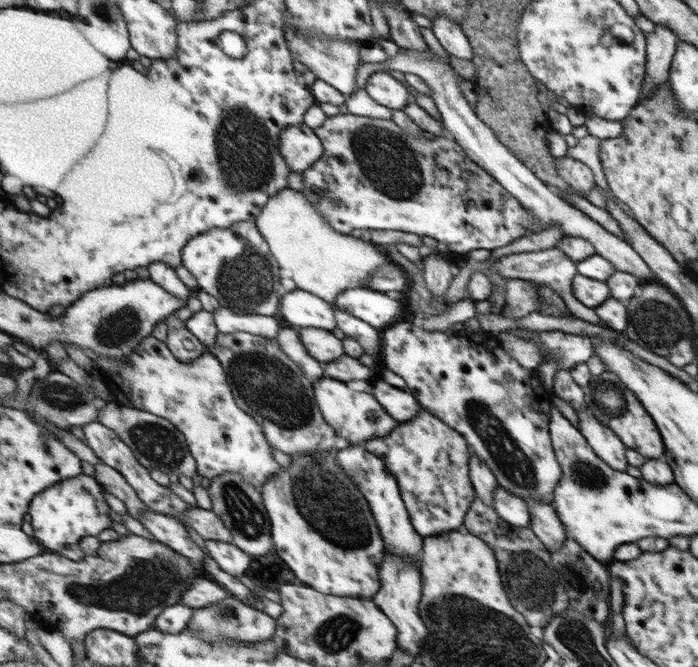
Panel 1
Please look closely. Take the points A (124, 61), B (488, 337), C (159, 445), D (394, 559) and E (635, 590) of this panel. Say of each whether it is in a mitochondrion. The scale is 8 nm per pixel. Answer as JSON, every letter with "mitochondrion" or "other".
{"A":"other","B":"other","C":"mitochondrion","D":"other","E":"other"}

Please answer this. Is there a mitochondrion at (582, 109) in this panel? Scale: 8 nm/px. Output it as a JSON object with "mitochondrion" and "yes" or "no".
{"mitochondrion":"no"}

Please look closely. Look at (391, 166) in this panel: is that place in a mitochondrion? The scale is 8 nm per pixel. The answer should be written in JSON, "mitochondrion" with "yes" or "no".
{"mitochondrion":"yes"}

